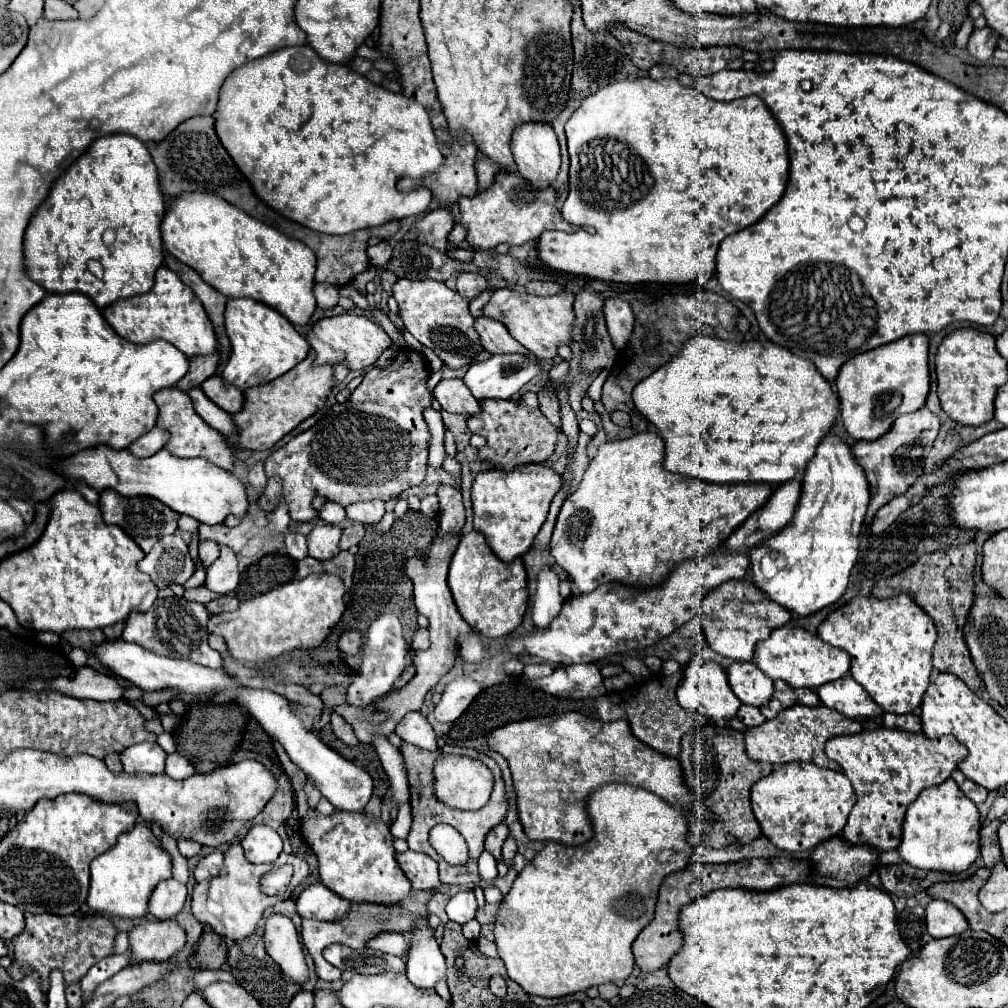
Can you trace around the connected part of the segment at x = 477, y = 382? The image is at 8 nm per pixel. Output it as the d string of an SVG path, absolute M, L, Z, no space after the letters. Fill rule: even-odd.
M502 353L474 363L464 375L464 383L478 401L510 399L540 371L540 361L530 363L522 353Z

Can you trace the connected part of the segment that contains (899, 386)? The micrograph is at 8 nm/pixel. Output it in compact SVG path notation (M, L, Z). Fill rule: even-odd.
M902 337L900 341L888 343L884 347L876 347L872 351L866 351L862 355L852 357L846 361L838 377L834 381L838 397L840 397L840 409L842 409L842 423L846 433L856 441L876 441L882 435L890 431L894 421L910 411L918 411L926 403L928 387L930 387L930 371L928 371L928 337Z

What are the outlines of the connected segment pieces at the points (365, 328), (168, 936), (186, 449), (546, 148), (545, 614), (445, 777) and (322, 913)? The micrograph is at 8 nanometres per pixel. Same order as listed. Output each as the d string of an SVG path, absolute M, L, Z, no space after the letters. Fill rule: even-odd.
M342 313L336 317L320 319L308 333L308 343L316 351L316 363L334 365L334 363L346 361L350 365L350 369L364 369L364 367L374 365L376 359L382 355L382 351L392 345L390 337L378 323L374 323L366 315L358 315L358 313Z
M142 921L128 931L130 965L142 961L170 961L184 947L184 931L174 921Z
M168 387L168 389L154 393L154 401L158 405L158 423L156 425L170 433L166 449L174 457L202 457L222 469L232 469L232 463L234 463L232 449L226 447L224 439L194 411L192 399L188 397L188 393L180 391L176 387Z
M520 125L512 135L518 175L536 189L554 183L560 169L560 149L552 125Z
M546 567L538 571L536 583L538 583L538 589L530 599L530 617L536 629L546 629L552 623L552 619L558 617L564 605L564 599L560 597L560 591L558 591L560 577L552 567Z
M441 755L434 765L434 792L445 805L462 810L478 810L492 793L492 773L482 762L464 755ZM457 757L460 764L457 766ZM455 766L457 768L455 769Z
M314 883L306 887L296 901L296 909L300 917L312 917L312 919L324 919L324 921L340 919L340 915L344 915L348 907L350 907L350 901L330 891L324 883Z

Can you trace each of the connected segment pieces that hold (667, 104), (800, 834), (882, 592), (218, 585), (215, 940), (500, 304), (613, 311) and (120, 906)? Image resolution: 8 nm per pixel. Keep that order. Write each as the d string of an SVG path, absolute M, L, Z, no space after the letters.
M650 77L624 79L618 83L606 85L604 89L598 89L592 97L586 97L582 105L576 109L576 113L568 119L566 131L568 131L568 153L570 153L570 193L562 207L562 217L578 227L596 229L594 233L596 239L594 241L588 239L588 245L592 245L592 249L586 249L586 251L592 251L592 255L580 257L582 251L580 251L580 241L576 241L576 235L544 231L542 237L538 239L538 255L548 267L564 271L564 273L572 273L572 275L584 275L584 277L616 281L616 283L678 283L682 285L682 283L696 281L704 285L716 273L716 251L722 239L756 223L770 207L774 207L782 199L788 185L790 157L788 157L786 135L780 123L774 119L774 115L766 107L766 103L756 95L742 97L730 103L720 103L702 95L700 91L692 87L682 87L678 79L660 79L660 81L654 81Z
M788 763L774 767L768 777L752 785L752 811L762 833L784 851L808 851L842 833L850 809L856 803L854 789L844 773L814 763Z
M968 543L962 547L948 547L940 553L932 553L928 557L920 557L912 569L904 569L904 573L898 573L896 577L890 577L888 581L880 581L872 589L872 597L876 599L890 599L896 597L896 593L906 593L920 605L934 621L938 629L938 639L932 651L932 663L934 669L942 673L952 673L960 677L970 691L978 691L982 687L982 679L978 677L968 647L964 643L964 625L968 621L970 607L974 603L974 581L972 581L972 569L976 563L976 545Z
M218 545L220 547L220 555L218 559L206 569L206 587L214 593L228 593L234 591L240 583L240 571L238 571L238 561L236 561L236 553L226 547L226 545Z
M204 927L202 937L198 941L196 953L192 955L192 967L194 969L212 969L218 971L228 961L228 947L222 937L216 937L212 929Z
M504 287L492 293L490 301L484 305L484 315L502 321L510 331L510 335L520 345L524 345L536 359L550 361L558 355L560 345L570 345L574 341L572 329L574 329L576 317L572 311L572 299L574 299L572 291L538 297L538 295L528 295L528 293L520 293Z
M606 299L604 317L606 317L612 345L614 345L614 349L620 351L628 343L632 327L634 327L632 307L622 299Z
M138 823L130 833L120 835L110 851L98 855L90 863L88 907L94 913L112 919L144 919L148 915L148 899L154 887L168 877L172 877L170 855L162 849L150 827Z

